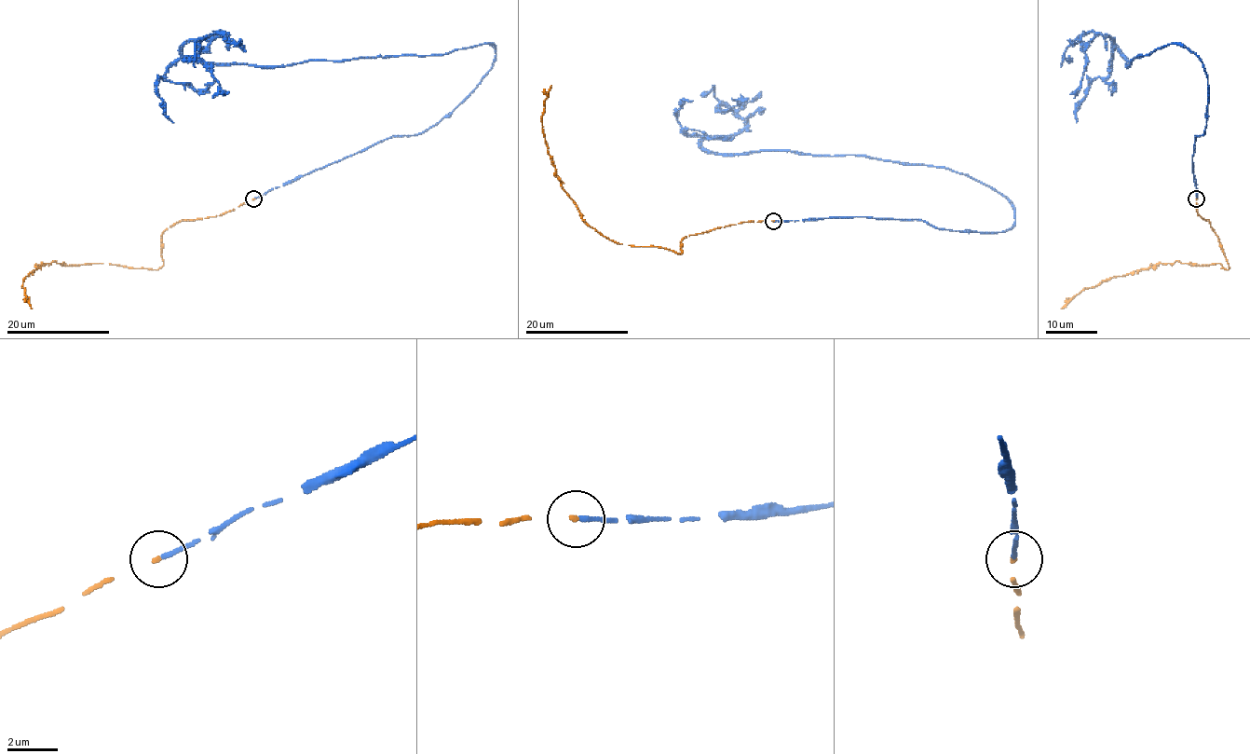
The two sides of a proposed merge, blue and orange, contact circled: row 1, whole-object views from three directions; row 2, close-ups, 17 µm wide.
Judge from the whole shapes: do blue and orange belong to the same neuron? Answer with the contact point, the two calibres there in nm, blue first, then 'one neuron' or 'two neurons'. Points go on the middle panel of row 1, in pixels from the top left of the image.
at (773, 221); 170 nm thick on the blue side, 110 nm on the other; one neuron

